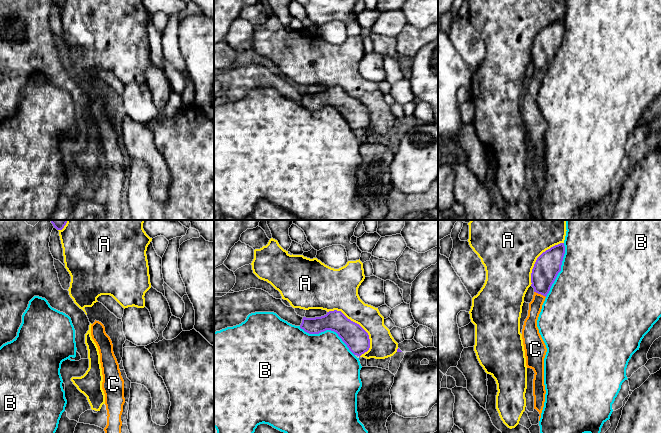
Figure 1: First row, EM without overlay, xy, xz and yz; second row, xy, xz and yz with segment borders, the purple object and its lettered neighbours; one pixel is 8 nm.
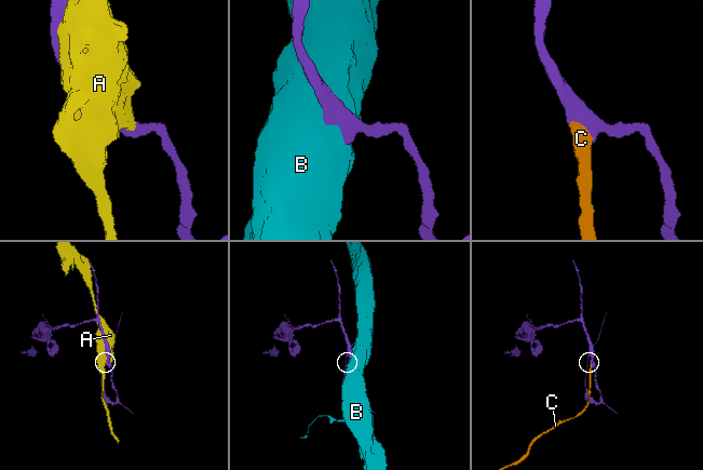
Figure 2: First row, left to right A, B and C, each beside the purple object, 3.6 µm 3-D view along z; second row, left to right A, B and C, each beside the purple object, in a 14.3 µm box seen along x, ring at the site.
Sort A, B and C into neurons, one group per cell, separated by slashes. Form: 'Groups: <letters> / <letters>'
Groups: A / B / C

